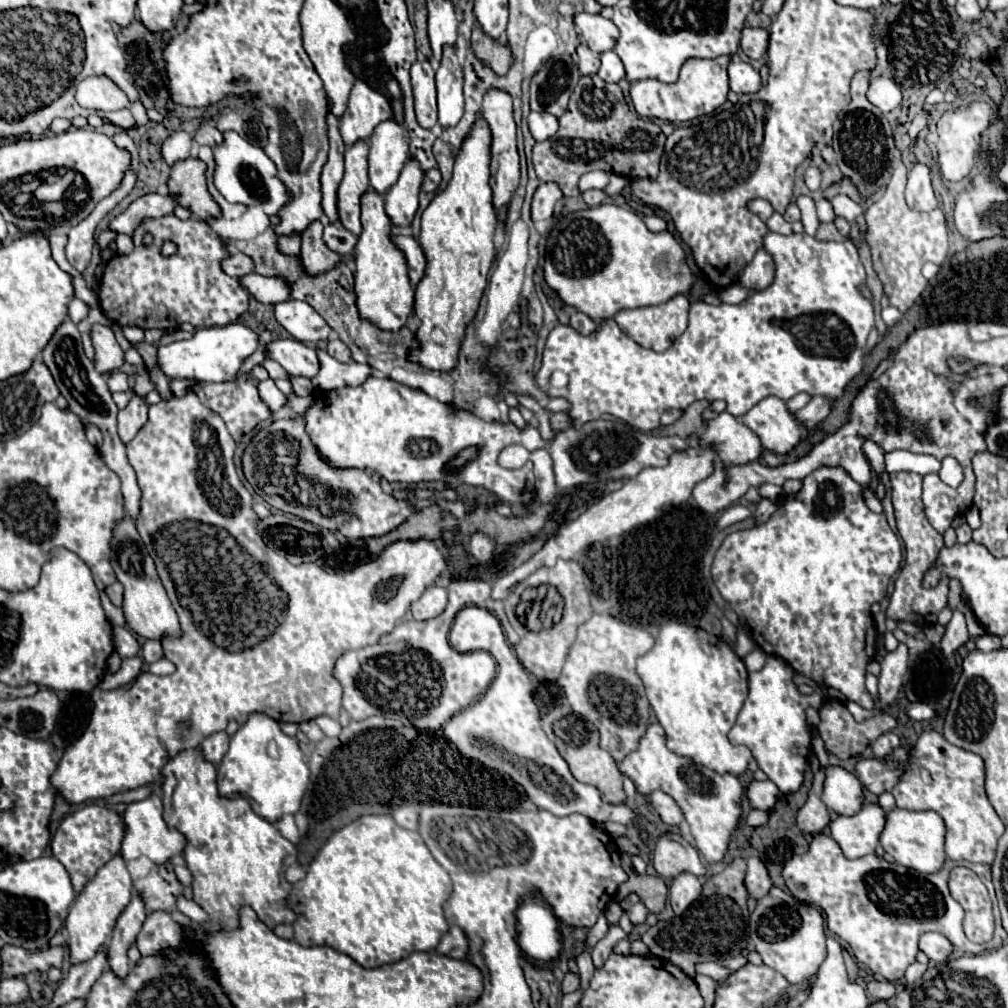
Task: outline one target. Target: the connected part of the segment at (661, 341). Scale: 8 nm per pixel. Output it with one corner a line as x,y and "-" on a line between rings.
678,294
678,296
674,296
672,300
668,300
666,304
660,304
660,306
644,306
644,308
634,308
634,310
620,310
614,316
614,320
628,338
632,338
634,342
638,342
644,348
652,348
656,352
662,352
662,350
670,348
672,342
686,330
686,324
688,324
688,300
686,300
686,296

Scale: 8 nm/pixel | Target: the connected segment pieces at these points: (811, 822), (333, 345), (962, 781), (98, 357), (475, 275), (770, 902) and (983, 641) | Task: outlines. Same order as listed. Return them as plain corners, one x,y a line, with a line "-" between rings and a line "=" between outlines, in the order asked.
818,770
818,772
814,774
814,782
812,782
810,792
808,792
808,800
806,800
806,804
798,810
798,828
800,828
802,832
818,834
818,832
822,832
822,830
828,826
828,822
830,822
828,808
826,808
824,802
820,800
822,784
824,784
824,770
=
334,338
334,340
330,340
326,350
328,350
328,354
330,354
332,358
336,358
338,362
350,362
350,360
352,360
348,346
346,346
346,344
344,344
340,338
=
928,730
918,736
912,756
904,766
894,790
898,808
934,810
946,824
946,856
950,860
968,860
974,864
992,864
996,842
1004,832
1002,820
992,812
984,792
984,760
964,752
944,740
942,734
=
94,324
92,328
92,344
94,344
94,368
102,374
108,376
114,370
120,370
124,364
124,352
118,346
114,332
108,326
=
478,114
460,152
454,160
452,180
440,190
422,212
420,244
428,266
426,276
416,286
416,310
422,320
416,336
420,348
410,352
410,360
430,370
452,370
458,362
460,342
466,326
474,320
486,288
486,276
494,262
494,232
498,226
490,188
490,146
488,122
=
772,886
766,896
758,900
758,906
750,914
750,938
754,942
756,952
762,956
764,964
780,972
790,984
806,984
820,968
824,956
826,956
826,934
824,934
824,918
822,912
806,902
796,900
792,894
=
984,634
984,636
976,638
974,644
976,644
976,648
980,648
984,652
992,652
992,650
1002,650
1004,648
1002,642
1000,642
1000,638
992,636
992,634

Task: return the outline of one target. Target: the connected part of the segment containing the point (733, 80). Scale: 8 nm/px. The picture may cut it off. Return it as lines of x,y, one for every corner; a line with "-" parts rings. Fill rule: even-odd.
732,58
728,64
728,78
730,78
730,90
736,94
748,94
760,90
760,74
740,58

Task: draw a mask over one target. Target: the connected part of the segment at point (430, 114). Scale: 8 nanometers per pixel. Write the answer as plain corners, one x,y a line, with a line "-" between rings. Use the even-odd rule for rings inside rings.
418,58
410,66
414,102
416,102
416,118
422,128
432,128
436,124
436,84
434,70
428,58

